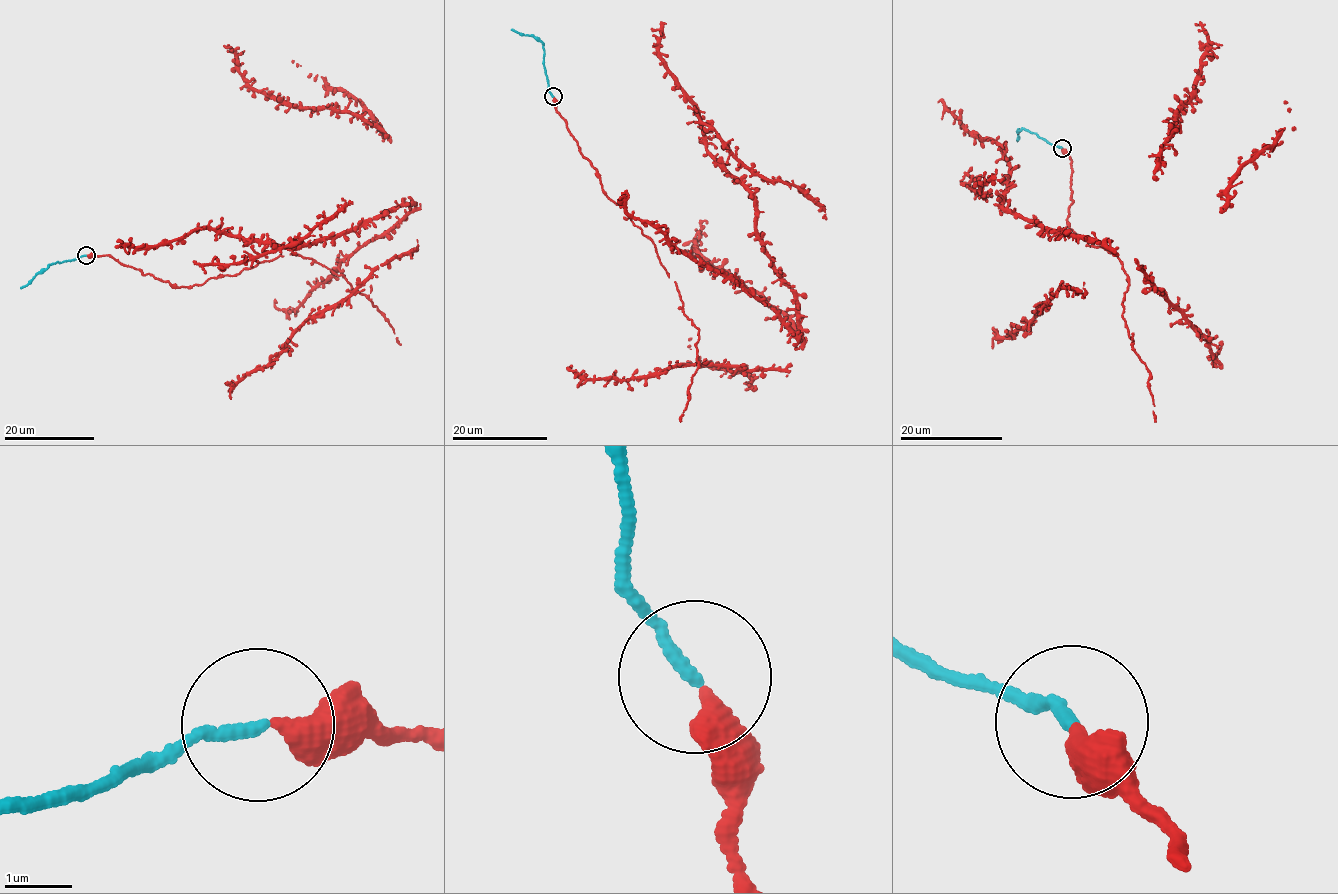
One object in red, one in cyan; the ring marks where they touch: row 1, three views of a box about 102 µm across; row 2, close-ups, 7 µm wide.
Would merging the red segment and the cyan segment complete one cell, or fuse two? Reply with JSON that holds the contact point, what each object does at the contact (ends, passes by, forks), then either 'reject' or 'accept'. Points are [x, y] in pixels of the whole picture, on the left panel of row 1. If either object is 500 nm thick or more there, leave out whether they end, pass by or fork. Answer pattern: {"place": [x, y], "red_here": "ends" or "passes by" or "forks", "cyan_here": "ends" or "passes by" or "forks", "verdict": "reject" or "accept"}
{"place": [86, 255], "red_here": "ends", "cyan_here": "ends", "verdict": "accept"}

